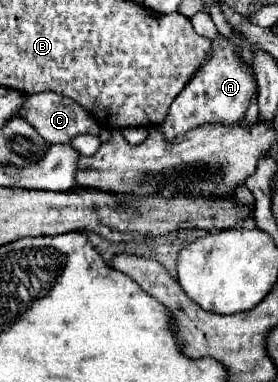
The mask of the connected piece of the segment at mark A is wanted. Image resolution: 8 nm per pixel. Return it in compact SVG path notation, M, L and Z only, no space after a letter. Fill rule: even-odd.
M218 34L212 40L210 56L206 56L202 68L190 78L190 84L186 84L186 88L174 98L166 120L158 124L158 128L166 142L174 142L178 136L202 124L240 124L256 94L258 86L250 66L240 58L234 44L226 36Z

